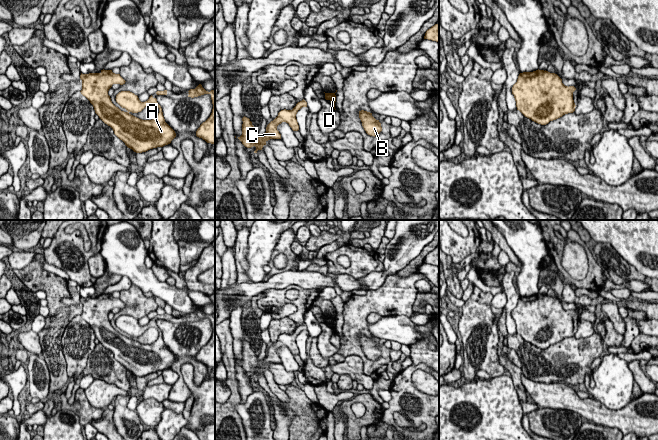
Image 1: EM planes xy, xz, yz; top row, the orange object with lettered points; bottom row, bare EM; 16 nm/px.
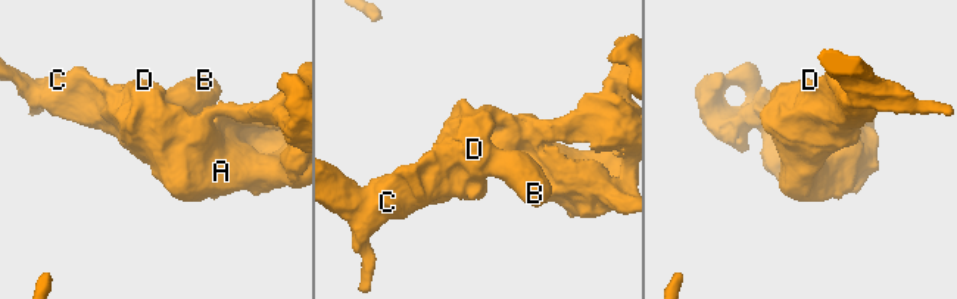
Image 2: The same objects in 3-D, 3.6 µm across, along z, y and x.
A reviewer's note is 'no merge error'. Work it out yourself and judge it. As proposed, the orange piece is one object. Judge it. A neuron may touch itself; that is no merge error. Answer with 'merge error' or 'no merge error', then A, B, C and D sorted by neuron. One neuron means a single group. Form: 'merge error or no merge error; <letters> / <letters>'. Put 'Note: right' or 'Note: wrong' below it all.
no merge error; A B C D
Note: right

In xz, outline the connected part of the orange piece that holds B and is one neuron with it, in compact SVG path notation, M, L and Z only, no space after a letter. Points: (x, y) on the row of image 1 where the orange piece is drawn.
M361 110L359 111L359 118L368 135L375 137L382 131L381 123L372 116L372 113Z

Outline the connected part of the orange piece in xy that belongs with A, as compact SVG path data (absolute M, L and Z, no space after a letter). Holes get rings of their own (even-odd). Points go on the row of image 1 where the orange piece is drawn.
M101 70L100 73L89 73L80 75L82 80L82 90L80 91L83 96L85 96L90 103L93 105L95 113L99 118L108 126L110 126L114 134L122 140L125 145L132 149L136 153L146 152L150 149L163 147L171 143L171 141L176 137L175 131L165 122L162 108L158 104L157 99L152 95L145 102L141 102L137 95L130 91L121 91L116 95L116 102L127 111L121 111L116 107L110 96L108 95L109 89L113 84L125 84L125 80L120 76L120 74L115 74L112 70ZM155 103L159 108L158 115L152 120L142 120L130 113L141 112L147 105Z

